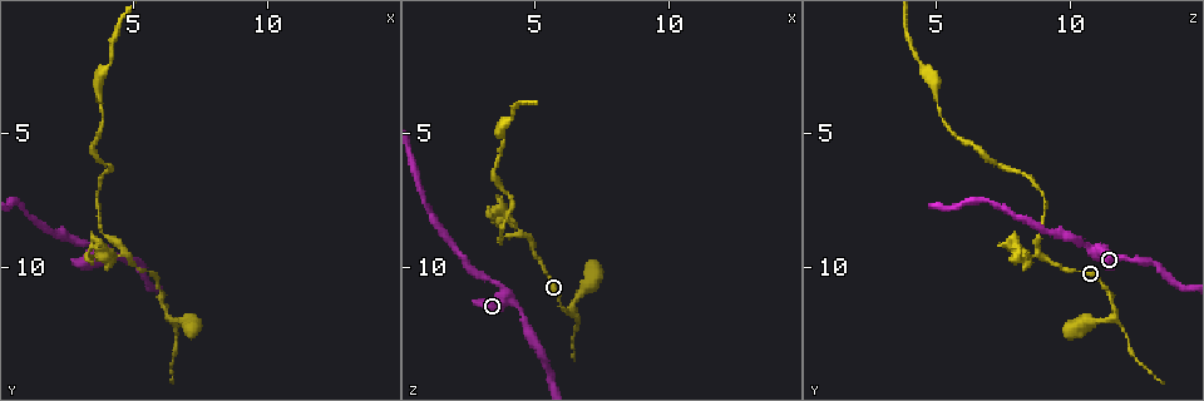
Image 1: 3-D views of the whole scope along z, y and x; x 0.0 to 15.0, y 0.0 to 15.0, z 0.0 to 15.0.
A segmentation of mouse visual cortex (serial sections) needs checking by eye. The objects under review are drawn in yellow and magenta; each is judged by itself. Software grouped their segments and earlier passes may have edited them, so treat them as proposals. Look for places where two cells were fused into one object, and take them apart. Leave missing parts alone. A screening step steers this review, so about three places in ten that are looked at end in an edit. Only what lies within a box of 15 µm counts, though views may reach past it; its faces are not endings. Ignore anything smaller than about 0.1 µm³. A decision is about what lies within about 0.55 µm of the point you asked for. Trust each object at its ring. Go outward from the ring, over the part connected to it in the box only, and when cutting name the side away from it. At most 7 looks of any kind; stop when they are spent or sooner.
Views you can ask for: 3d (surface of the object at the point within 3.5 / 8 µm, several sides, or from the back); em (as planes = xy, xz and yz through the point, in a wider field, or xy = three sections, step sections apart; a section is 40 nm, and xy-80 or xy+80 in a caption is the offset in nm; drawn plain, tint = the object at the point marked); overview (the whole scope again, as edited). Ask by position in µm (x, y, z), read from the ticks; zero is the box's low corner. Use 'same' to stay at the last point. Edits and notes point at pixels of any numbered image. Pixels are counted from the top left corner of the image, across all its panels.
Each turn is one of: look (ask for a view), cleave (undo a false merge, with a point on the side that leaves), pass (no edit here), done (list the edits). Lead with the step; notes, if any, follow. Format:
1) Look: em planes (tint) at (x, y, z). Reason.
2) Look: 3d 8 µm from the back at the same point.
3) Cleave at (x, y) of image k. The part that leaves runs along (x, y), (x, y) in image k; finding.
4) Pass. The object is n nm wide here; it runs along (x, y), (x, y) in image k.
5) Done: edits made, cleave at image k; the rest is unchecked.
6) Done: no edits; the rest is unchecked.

Look: 3d 3.5 µm at (4.4, 9.6, 11.4). Abrupt turn.

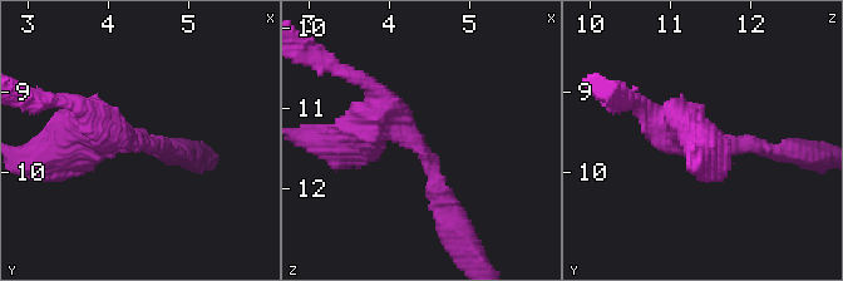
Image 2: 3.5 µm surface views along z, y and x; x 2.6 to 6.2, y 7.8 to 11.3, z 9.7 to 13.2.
Look: em planes (tint) at (4.40, 9.55, 11.50). The arms are 200, 450 nm wide; need the tissue.

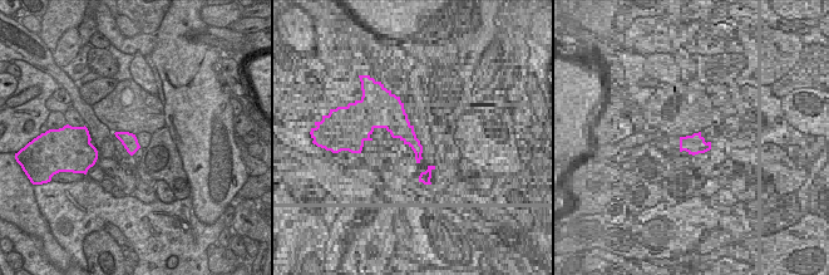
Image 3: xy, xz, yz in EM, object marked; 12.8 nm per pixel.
Pass. It runs along (359, 132), (378, 113), (413, 138), (447, 218) in image 2; one cell here.

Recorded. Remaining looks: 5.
Look: 3d 3.5 µm from the back at (4.7, 9.5, 8.9). Narrows sharply.

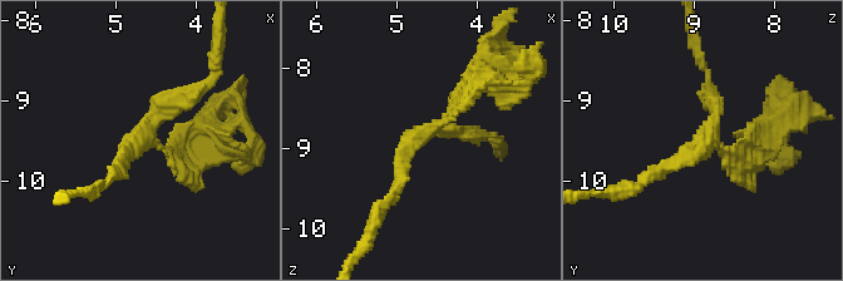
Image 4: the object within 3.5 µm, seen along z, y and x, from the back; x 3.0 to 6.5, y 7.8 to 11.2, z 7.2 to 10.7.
Look: em xy step 3 (tint) at (4.75, 9.50, 8.85).

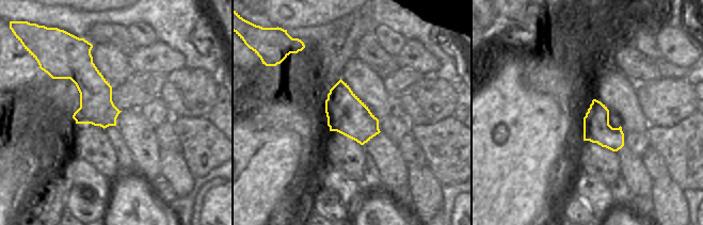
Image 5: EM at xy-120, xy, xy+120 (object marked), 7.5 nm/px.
Look: em planes (tint) at the same point. Another direction.

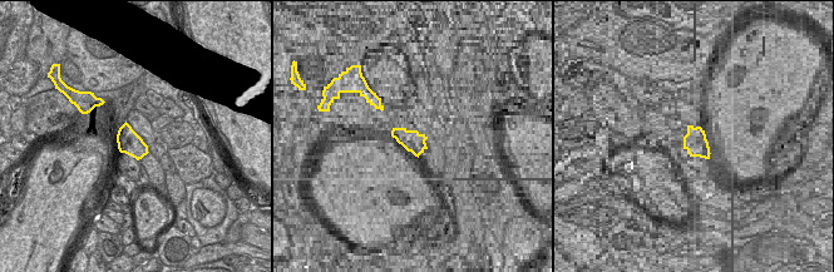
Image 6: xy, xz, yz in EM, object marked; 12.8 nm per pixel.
Cleave at (188, 127) of image 4. The object is 300 nm wide here; the part that leaves runs along (161, 146), (200, 138), (230, 95) in image 4; two cells meet here.

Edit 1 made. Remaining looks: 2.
Done: edits made, cleave at image 4; the rest is unchecked.

